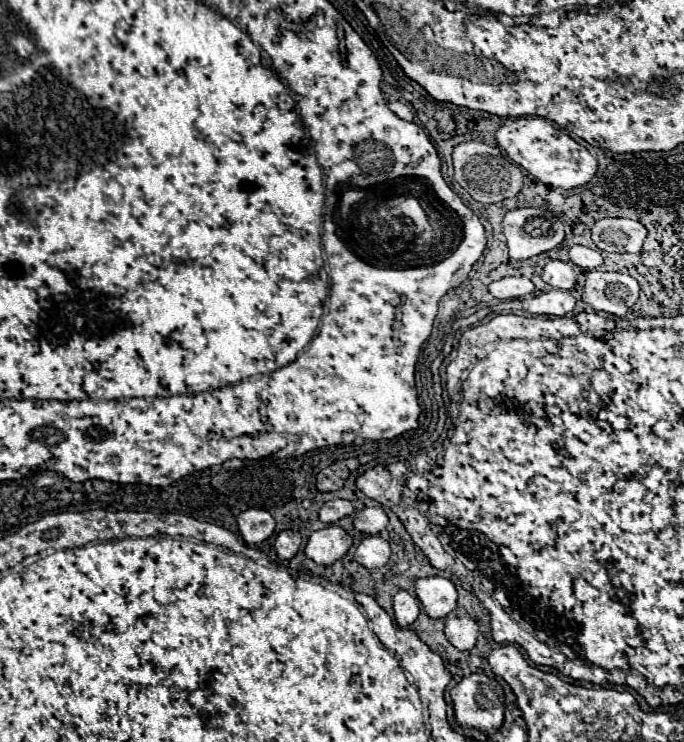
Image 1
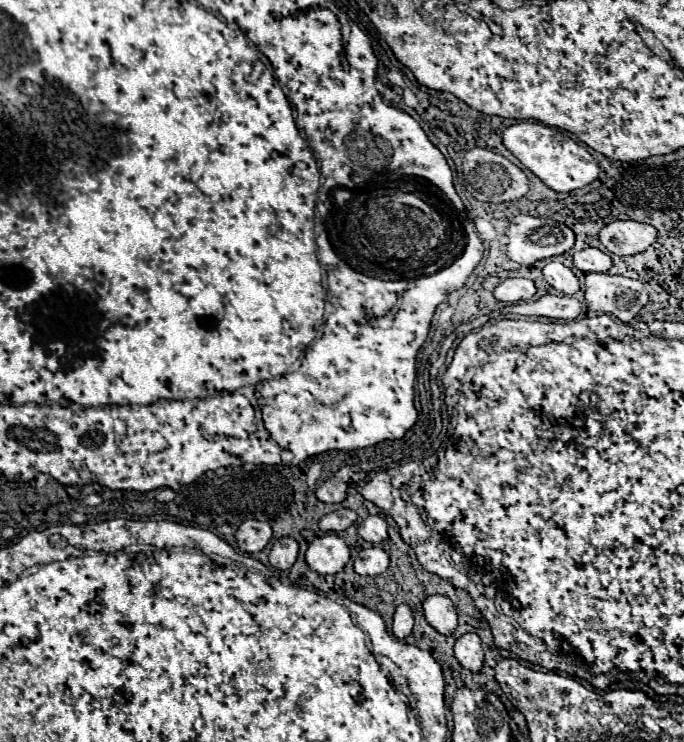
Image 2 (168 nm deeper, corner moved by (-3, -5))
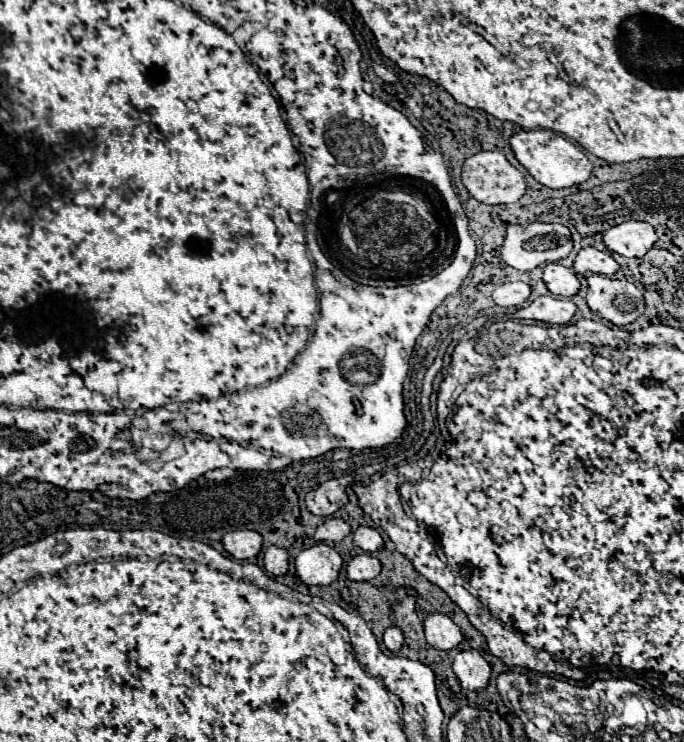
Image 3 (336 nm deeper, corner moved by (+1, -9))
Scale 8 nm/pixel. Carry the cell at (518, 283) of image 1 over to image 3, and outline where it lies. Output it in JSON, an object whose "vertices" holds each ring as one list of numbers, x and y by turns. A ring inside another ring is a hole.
{"vertices":[[504,283,492,293,498,307,520,307,530,297,530,285,526,283]]}

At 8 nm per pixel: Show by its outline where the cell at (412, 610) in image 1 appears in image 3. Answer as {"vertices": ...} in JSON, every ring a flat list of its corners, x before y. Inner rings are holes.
{"vertices":[[392,625,392,627,388,627,384,631,384,645,386,645,388,651,394,651,396,653,402,647,402,643,404,643,404,633,402,633,400,627]]}

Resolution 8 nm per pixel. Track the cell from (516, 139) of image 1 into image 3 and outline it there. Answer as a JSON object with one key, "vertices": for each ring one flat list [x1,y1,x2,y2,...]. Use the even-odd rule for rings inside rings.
{"vertices":[[548,129,520,131,520,133,514,133,508,139,508,143,514,151,514,157,520,161,520,165,544,187,550,187,550,189,574,187,574,185,584,183,592,173,592,163,588,161,584,151,572,141,564,139,560,133,554,133]]}

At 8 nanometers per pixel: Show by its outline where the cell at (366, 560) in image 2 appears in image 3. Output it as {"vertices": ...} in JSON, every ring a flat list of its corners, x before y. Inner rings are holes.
{"vertices":[[356,555,350,563,348,563,348,579,352,581,370,581,374,577,380,575,380,561,374,557,374,555]]}

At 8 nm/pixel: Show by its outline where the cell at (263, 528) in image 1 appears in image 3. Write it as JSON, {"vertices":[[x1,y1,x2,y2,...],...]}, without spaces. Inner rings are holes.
{"vertices":[[230,531,224,535,224,549,234,559,250,559,260,553,262,535,258,531]]}

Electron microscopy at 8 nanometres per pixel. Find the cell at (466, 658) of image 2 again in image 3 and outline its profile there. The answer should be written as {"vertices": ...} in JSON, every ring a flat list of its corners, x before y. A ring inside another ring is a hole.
{"vertices":[[466,649,456,653,452,661,452,669,464,689,480,691,488,685,490,665,484,661,484,657,476,649]]}

